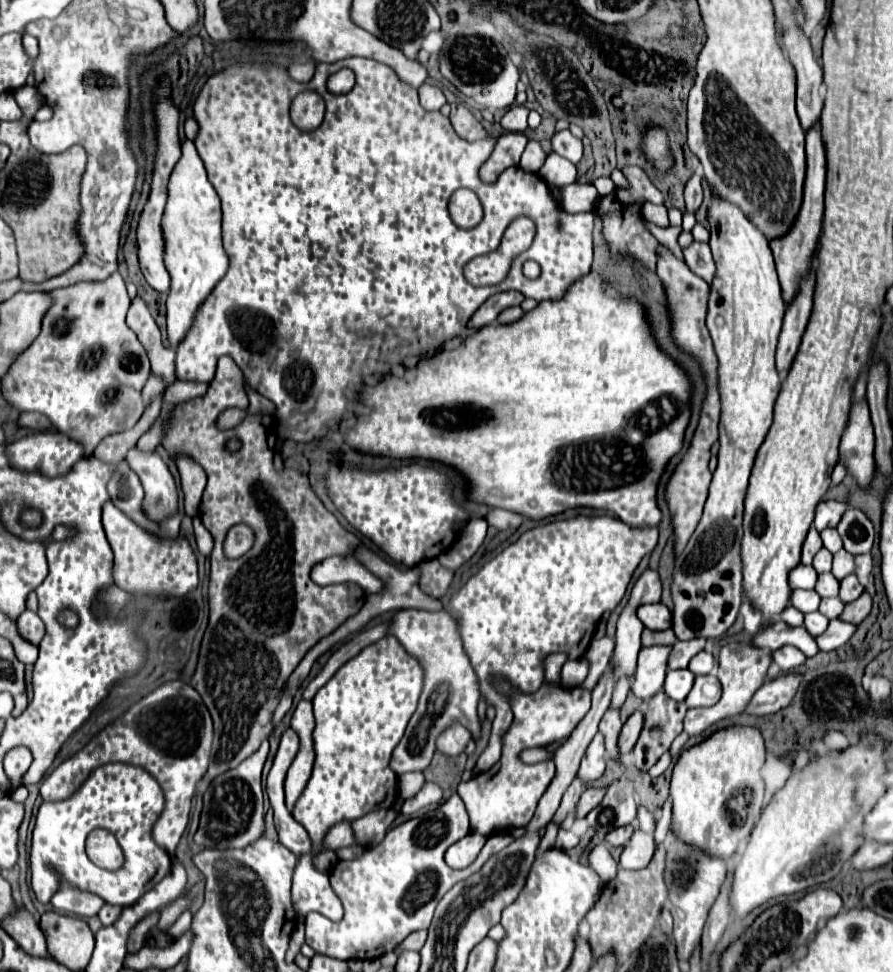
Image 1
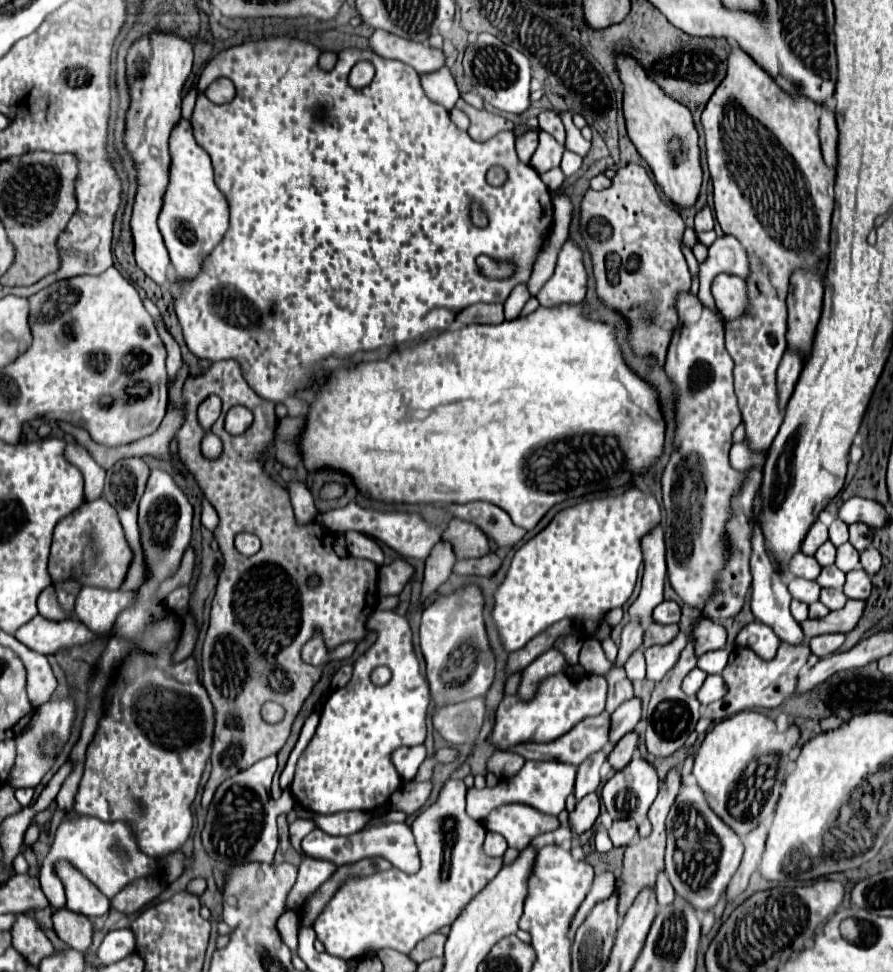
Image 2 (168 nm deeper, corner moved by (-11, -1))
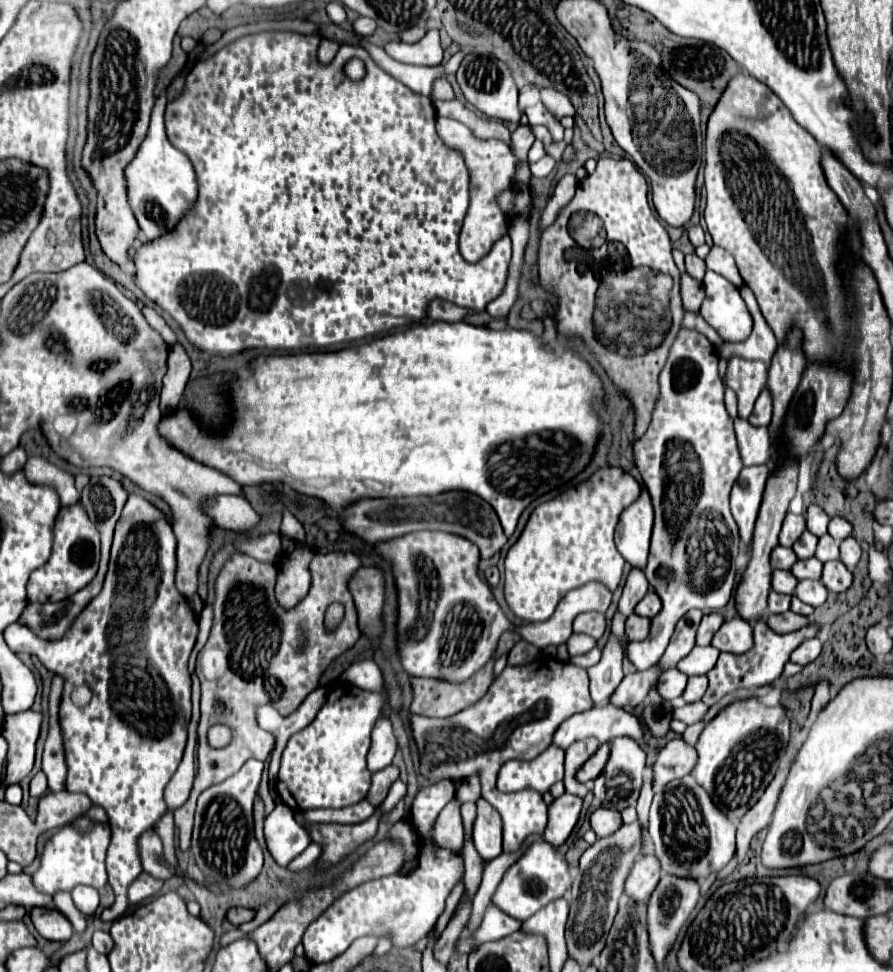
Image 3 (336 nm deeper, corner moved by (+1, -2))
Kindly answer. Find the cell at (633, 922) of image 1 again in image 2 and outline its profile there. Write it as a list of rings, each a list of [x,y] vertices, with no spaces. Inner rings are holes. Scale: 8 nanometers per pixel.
[[[670,770],[666,780],[660,782],[660,792],[658,798],[654,800],[648,818],[652,822],[652,834],[648,838],[640,838],[638,842],[632,842],[626,848],[624,854],[624,866],[620,870],[620,876],[616,878],[616,892],[618,892],[618,916],[624,918],[626,910],[634,904],[638,892],[642,892],[644,888],[654,888],[656,886],[656,878],[660,872],[664,872],[664,856],[666,856],[666,816],[678,796],[680,790],[680,774],[678,770]]]

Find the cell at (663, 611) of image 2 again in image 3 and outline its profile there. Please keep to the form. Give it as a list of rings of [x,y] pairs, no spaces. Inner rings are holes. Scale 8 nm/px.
[[[646,593],[646,597],[642,601],[638,601],[638,607],[636,607],[636,615],[642,615],[642,617],[654,617],[658,611],[662,609],[662,603],[660,603],[660,597],[656,593]]]

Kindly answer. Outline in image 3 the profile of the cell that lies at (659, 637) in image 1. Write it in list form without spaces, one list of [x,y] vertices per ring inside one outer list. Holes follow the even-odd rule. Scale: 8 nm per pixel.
[[[634,615],[626,619],[626,637],[630,641],[640,641],[648,637],[648,629],[650,629],[650,619]]]

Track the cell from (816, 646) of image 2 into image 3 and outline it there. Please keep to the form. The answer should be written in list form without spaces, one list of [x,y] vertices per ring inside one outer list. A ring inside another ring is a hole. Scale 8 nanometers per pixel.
[[[818,637],[808,639],[798,649],[794,649],[794,653],[790,655],[790,661],[798,663],[798,665],[808,665],[808,663],[812,663],[820,655],[820,651],[822,651],[820,639]]]

